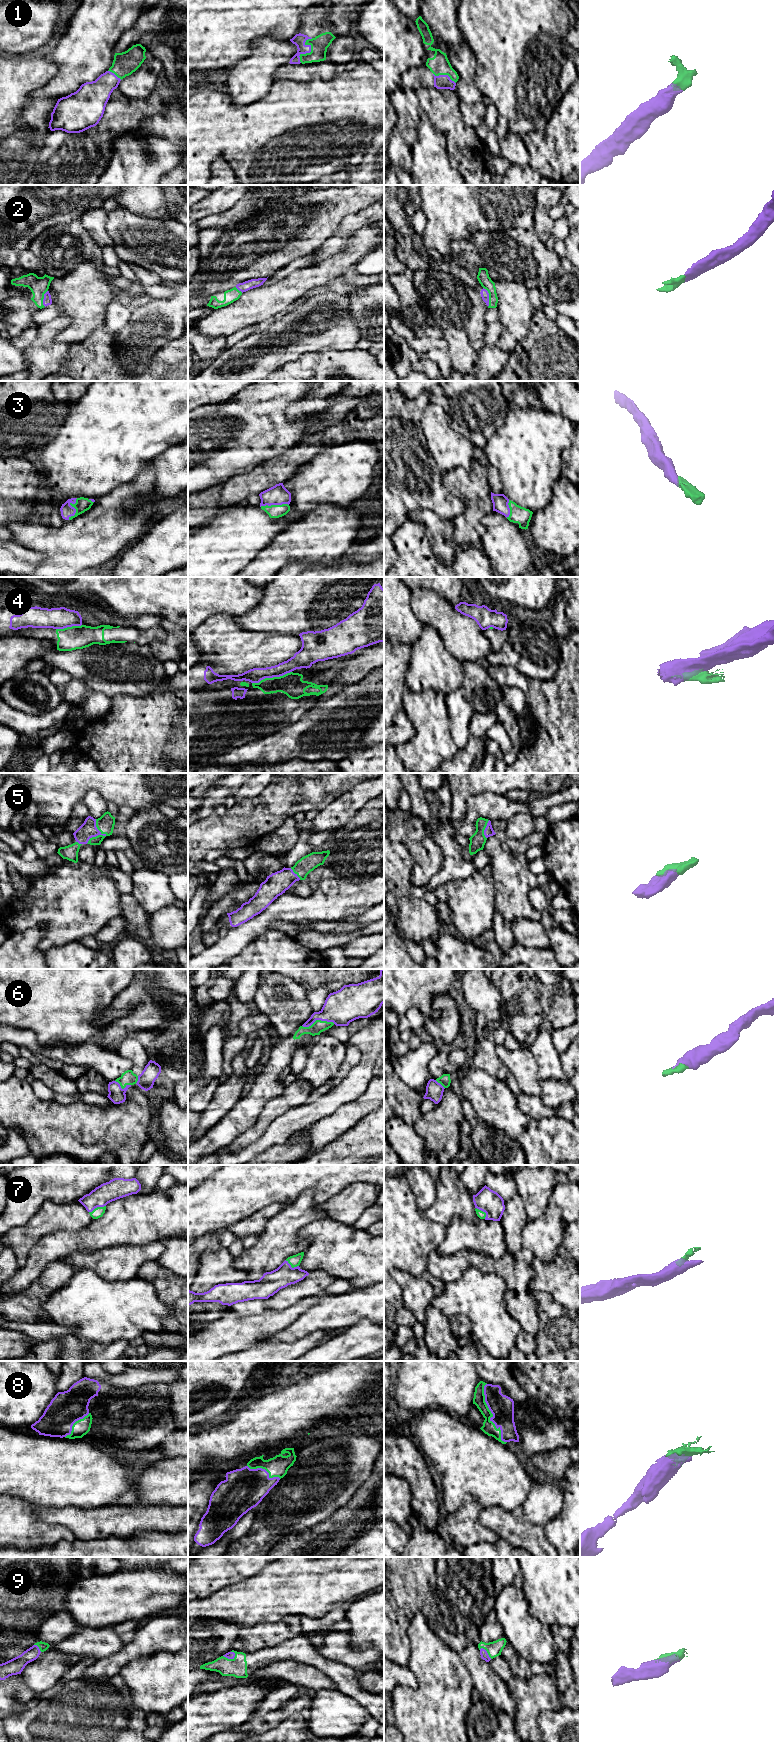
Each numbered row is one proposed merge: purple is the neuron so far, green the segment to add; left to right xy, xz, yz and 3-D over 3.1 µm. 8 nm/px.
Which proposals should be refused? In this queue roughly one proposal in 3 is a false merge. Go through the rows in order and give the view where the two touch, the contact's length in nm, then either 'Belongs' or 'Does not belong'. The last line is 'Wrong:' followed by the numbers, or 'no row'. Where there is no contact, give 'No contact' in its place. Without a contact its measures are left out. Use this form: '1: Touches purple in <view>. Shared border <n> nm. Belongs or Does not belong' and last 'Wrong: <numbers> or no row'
1: Touches purple in xz. Shared border 220 nm. Belongs
2: Touches purple in yz. Shared border 170 nm. Belongs
3: Touches purple in xy. Shared border 190 nm. Belongs
4: Touches purple in xz. Shared border 340 nm. Does not belong
5: Touches purple in xy. Shared border 220 nm. Belongs
6: Touches purple in xz. Shared border 260 nm. Belongs
7: Touches purple in xy. Shared border 150 nm. Belongs
8: Touches purple in yz. Shared border 500 nm. Belongs
9: Touches purple in xz. Shared border 110 nm. Belongs
Wrong: 4

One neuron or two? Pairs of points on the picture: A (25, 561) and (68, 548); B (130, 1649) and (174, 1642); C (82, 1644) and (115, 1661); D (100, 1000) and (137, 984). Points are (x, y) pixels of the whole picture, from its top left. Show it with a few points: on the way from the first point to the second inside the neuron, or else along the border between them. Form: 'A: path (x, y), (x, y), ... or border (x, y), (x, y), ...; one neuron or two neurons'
A: border (22, 546), (40, 551), (44, 555), (44, 560); two neurons
B: path (141, 1646), (146, 1642), (163, 1642); one neuron
C: border (124, 1645), (117, 1651), (96, 1659); two neurons
D: border (134, 979), (116, 996), (109, 1012); two neurons

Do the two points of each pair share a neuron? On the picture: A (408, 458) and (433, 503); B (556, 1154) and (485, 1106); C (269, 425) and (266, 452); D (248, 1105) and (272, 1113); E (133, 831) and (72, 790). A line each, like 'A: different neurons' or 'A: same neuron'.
A: same neuron
B: same neuron
C: same neuron
D: different neurons
E: different neurons

